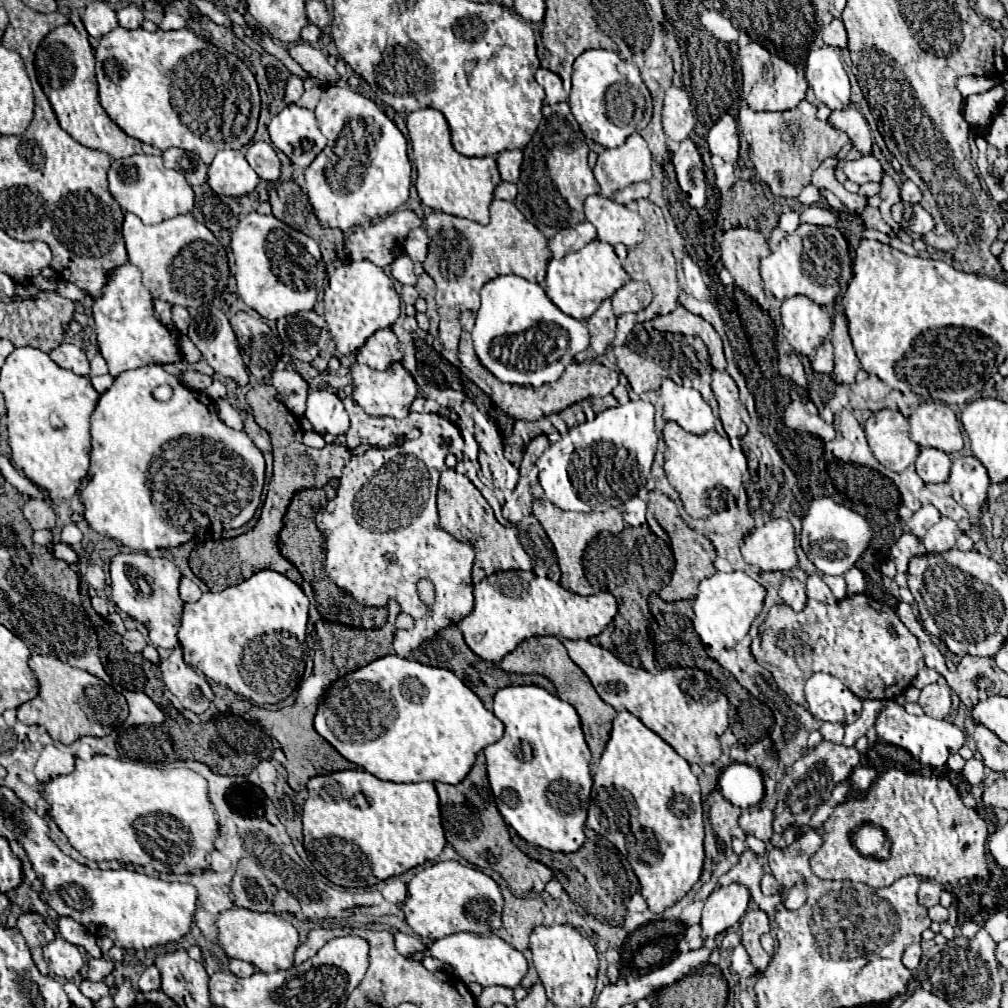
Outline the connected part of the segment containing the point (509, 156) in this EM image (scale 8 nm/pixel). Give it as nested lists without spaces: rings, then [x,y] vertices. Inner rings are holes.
[[[506,150],[506,152],[500,152],[496,156],[502,180],[506,180],[506,182],[518,182],[520,168],[522,168],[522,158],[524,158],[522,150]]]

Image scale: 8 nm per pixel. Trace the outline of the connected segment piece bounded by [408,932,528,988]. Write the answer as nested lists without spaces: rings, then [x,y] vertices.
[[[460,932],[460,934],[450,934],[444,938],[434,940],[432,944],[426,944],[424,950],[410,954],[410,960],[422,962],[426,956],[432,956],[444,964],[450,964],[454,970],[454,976],[460,978],[464,984],[470,982],[478,982],[482,986],[508,986],[514,988],[520,984],[520,980],[524,978],[526,970],[528,970],[528,962],[526,958],[512,946],[508,946],[502,938],[498,936],[480,936],[480,934],[468,934],[468,932]]]

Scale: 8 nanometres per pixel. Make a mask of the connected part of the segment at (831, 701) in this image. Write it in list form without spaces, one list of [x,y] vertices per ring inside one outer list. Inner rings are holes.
[[[818,672],[806,682],[808,710],[814,718],[832,724],[852,724],[862,712],[862,700],[854,696],[836,676]]]

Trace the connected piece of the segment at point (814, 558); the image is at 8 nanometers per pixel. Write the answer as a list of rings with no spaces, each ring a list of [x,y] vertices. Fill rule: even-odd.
[[[816,498],[812,500],[808,514],[802,520],[802,550],[808,556],[808,560],[822,572],[822,574],[832,574],[832,576],[842,576],[848,572],[862,552],[868,548],[872,540],[872,530],[870,524],[856,514],[854,510],[836,504],[832,498]]]

